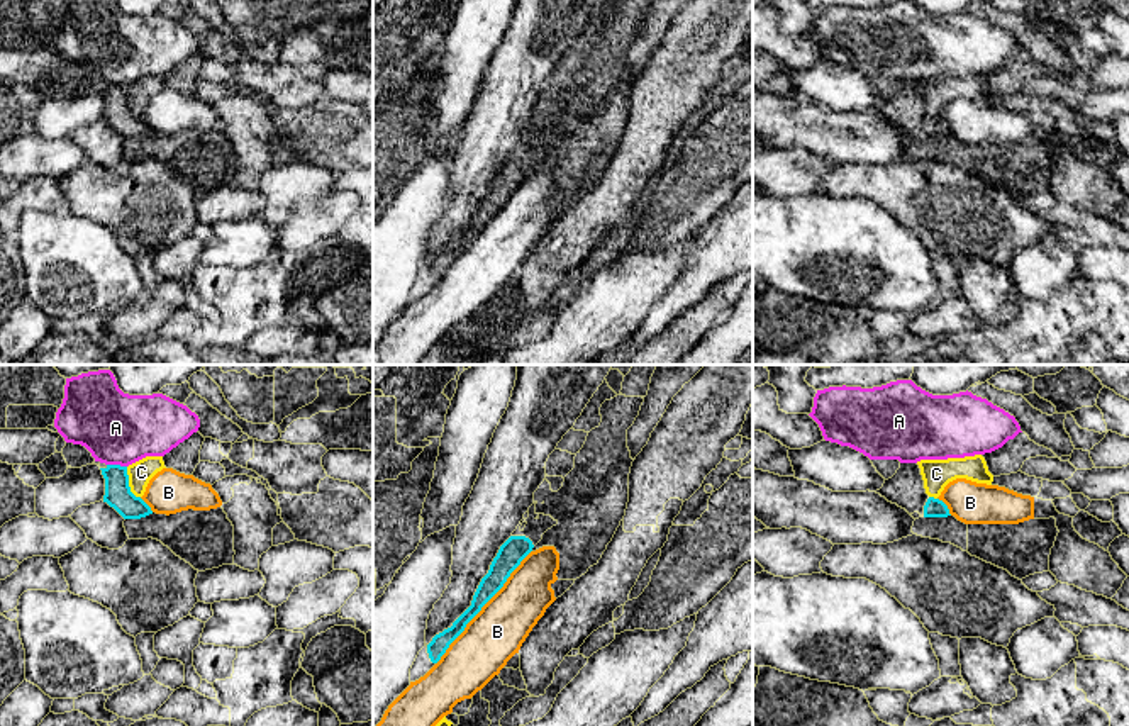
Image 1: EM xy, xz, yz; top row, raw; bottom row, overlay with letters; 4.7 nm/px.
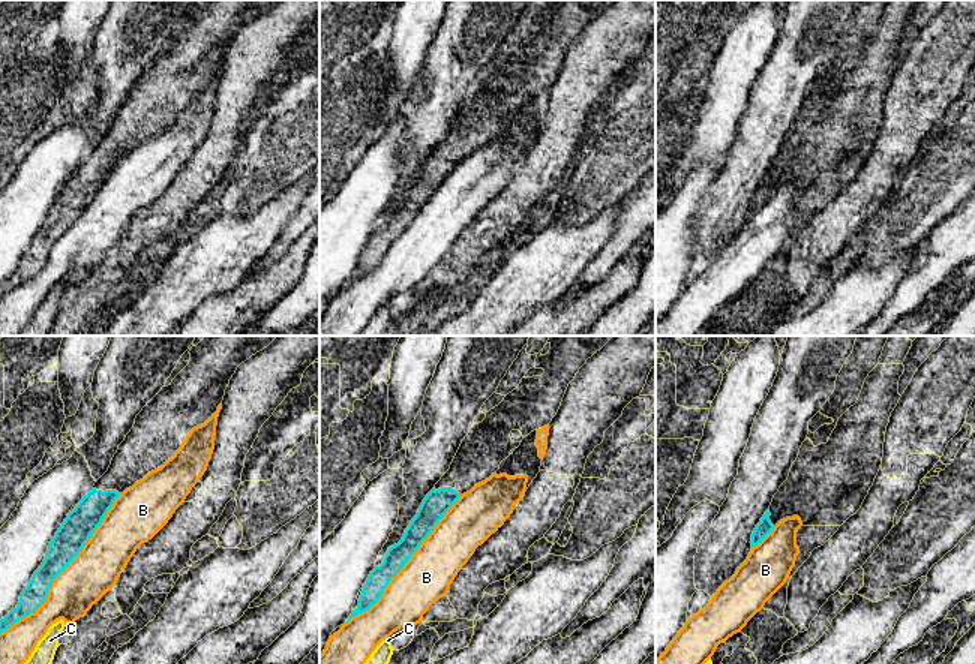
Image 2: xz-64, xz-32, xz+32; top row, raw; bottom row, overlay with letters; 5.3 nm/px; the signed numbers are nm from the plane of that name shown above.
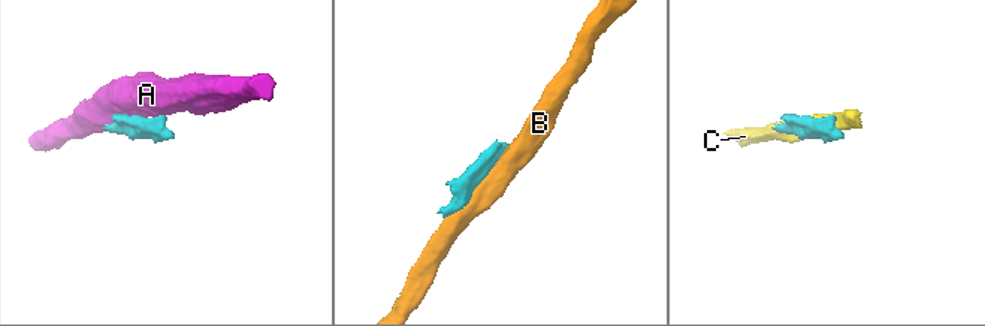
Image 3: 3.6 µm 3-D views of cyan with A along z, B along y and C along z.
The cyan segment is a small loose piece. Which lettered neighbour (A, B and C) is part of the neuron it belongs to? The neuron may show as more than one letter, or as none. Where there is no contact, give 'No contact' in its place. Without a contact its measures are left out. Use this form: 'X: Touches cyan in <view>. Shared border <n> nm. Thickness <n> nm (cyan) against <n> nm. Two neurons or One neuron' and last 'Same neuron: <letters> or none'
A: Touches cyan in xy. Shared border 100 nm. Thickness 130 nm (cyan) against 340 nm. Two neurons
B: Touches cyan in xz. Shared border 700 nm. Thickness 110 nm (cyan) against 260 nm. Two neurons
C: Touches cyan in xy. Shared border 170 nm. Thickness 130 nm (cyan) against 110 nm. Two neurons
Same neuron: none

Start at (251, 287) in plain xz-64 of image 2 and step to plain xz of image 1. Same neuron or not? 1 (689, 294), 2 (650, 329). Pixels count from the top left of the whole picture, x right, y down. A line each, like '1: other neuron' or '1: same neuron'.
1: other neuron
2: other neuron

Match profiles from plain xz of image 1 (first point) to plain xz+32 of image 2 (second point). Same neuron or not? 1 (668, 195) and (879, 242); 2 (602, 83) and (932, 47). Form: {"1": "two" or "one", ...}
{"1": "one", "2": "two"}

